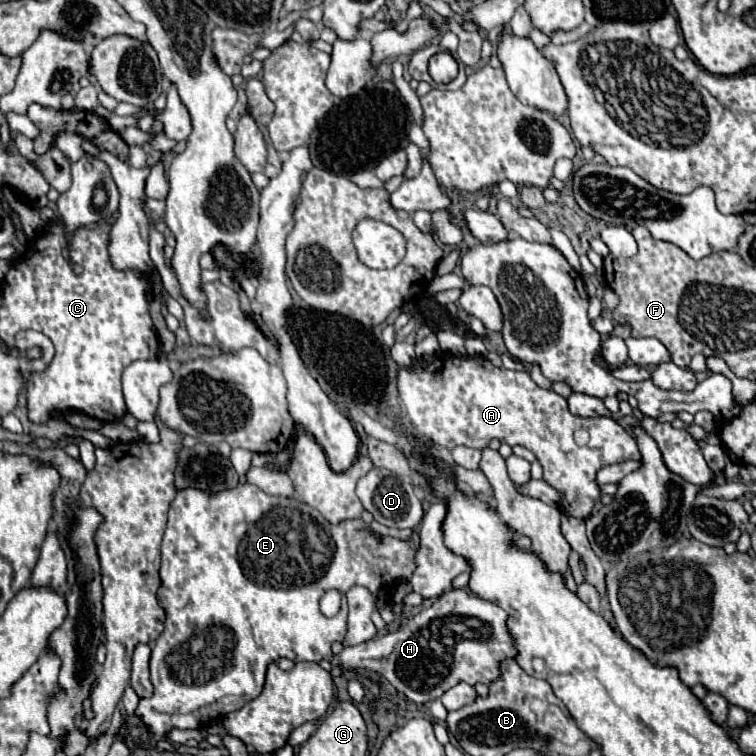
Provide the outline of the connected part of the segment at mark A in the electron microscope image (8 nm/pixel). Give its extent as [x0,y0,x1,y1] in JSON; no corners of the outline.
[398,355,640,519]

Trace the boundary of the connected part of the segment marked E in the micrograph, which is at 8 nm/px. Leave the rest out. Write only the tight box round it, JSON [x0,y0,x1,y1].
[136,483,416,739]

